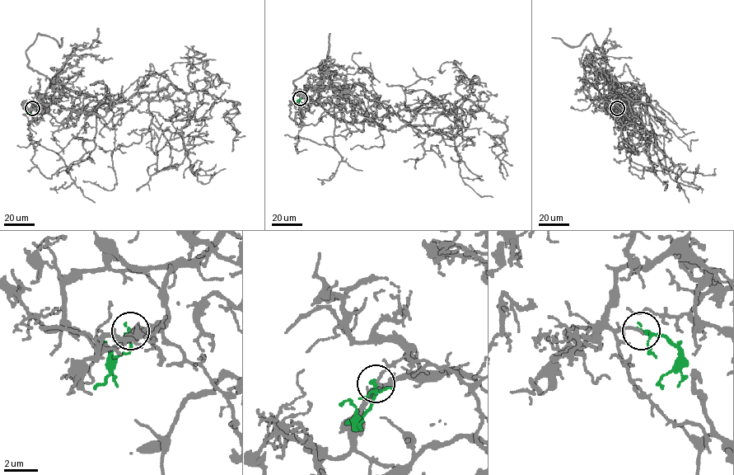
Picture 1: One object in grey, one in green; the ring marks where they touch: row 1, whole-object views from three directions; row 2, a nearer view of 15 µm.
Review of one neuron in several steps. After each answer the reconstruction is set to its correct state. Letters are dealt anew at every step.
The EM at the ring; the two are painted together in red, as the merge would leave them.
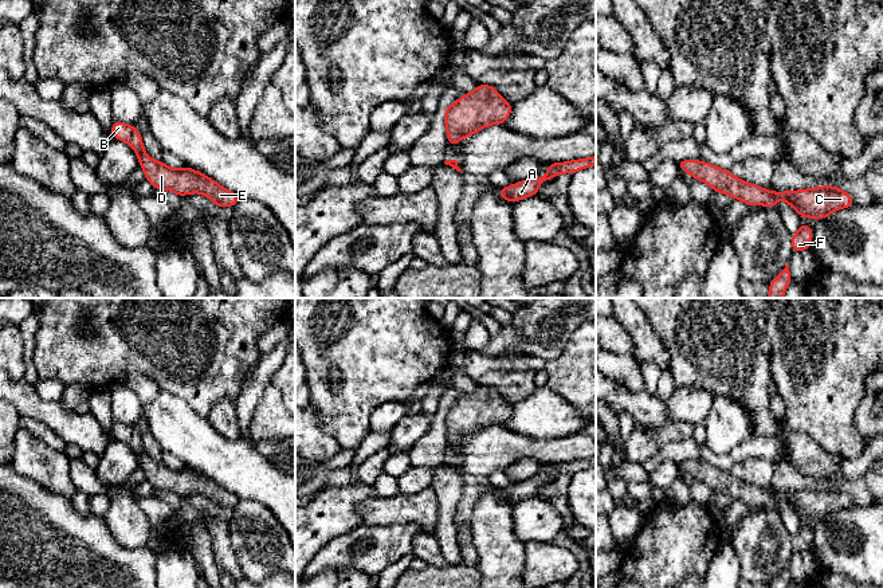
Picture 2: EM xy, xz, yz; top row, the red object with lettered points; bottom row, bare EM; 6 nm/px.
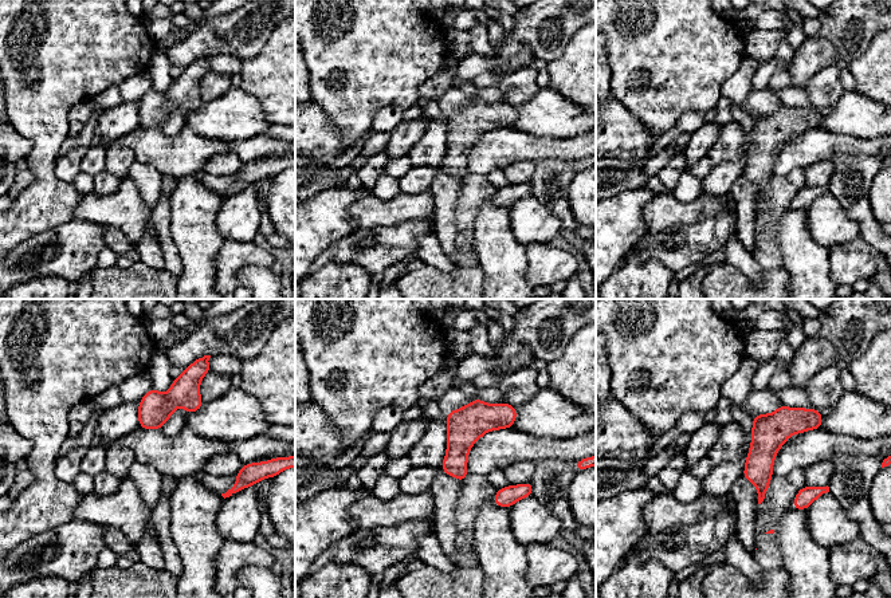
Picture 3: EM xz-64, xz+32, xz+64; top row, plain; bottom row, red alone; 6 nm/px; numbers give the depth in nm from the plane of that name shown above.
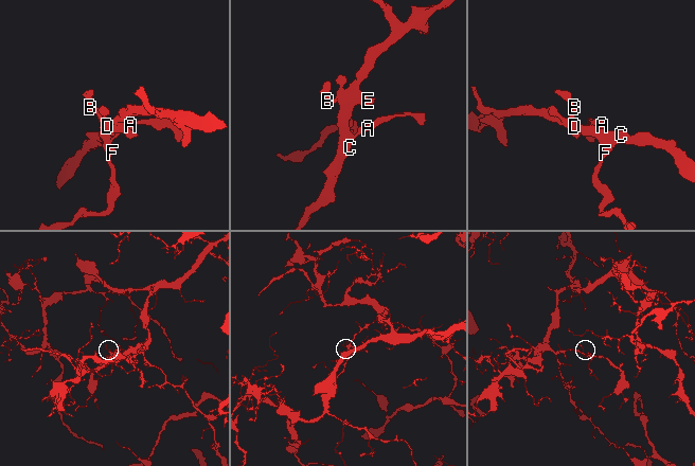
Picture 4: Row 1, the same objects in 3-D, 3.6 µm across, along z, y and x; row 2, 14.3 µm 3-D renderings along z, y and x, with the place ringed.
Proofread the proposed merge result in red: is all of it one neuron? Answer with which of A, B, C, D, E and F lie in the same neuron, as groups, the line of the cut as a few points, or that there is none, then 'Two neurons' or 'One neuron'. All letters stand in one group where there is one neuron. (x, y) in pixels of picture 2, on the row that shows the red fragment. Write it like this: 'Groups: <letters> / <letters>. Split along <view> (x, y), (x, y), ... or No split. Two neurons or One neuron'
Groups: A B C D E F. No split. One neuron

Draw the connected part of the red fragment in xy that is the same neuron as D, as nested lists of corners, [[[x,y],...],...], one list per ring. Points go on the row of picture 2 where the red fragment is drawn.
[[[114,121],[111,136],[127,142],[134,149],[145,179],[154,189],[166,189],[181,197],[189,193],[203,193],[217,207],[235,207],[238,204],[239,197],[233,192],[225,189],[201,172],[188,166],[173,169],[162,161],[150,158],[144,149],[141,133],[134,126]]]

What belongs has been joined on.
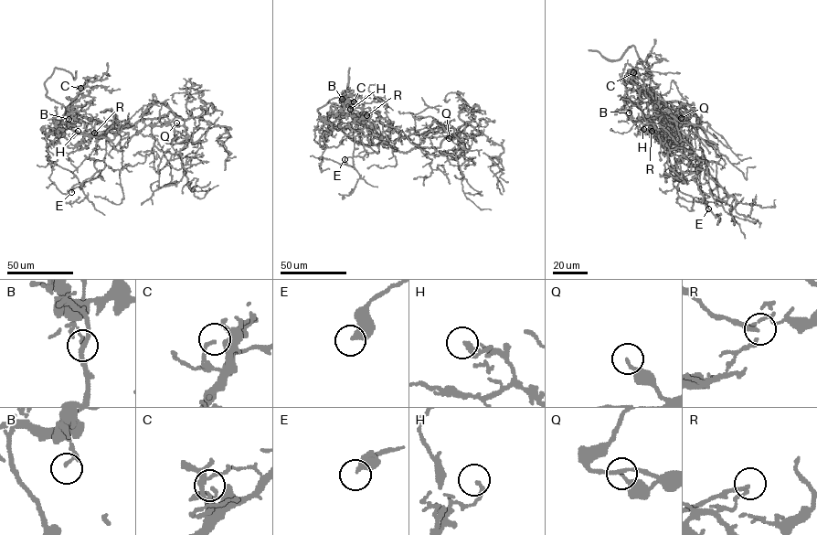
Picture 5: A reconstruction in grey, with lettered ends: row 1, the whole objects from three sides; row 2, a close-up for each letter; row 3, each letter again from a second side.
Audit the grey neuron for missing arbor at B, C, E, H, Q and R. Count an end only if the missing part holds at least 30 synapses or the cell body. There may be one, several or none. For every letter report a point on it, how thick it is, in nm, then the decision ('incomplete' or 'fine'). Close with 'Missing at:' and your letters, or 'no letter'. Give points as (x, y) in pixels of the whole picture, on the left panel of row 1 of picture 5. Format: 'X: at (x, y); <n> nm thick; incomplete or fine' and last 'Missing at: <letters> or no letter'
B: at (68, 119); 110 nm thick; fine
C: at (80, 88); 140 nm thick; fine
E: at (71, 192); 400 nm thick; fine
H: at (78, 131); 150 nm thick; fine
Q: at (176, 123); 140 nm thick; fine
R: at (94, 133); 150 nm thick; fine
Missing at: no letter

